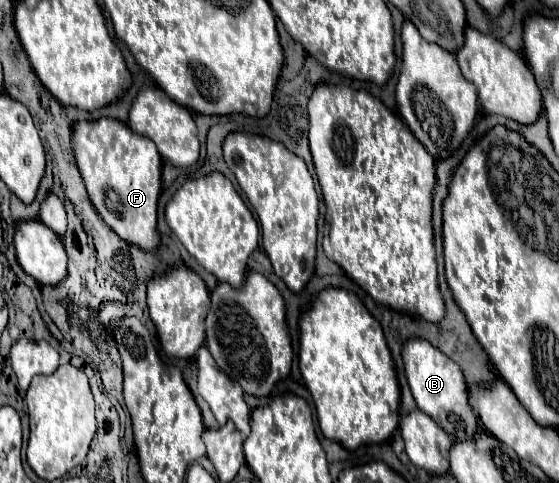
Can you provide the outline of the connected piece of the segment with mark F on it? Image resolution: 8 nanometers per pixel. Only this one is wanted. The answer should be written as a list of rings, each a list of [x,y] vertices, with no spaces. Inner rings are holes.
[[[101,117],[99,121],[79,121],[73,129],[73,151],[77,159],[77,167],[83,175],[89,199],[101,219],[127,243],[141,247],[143,251],[153,251],[159,245],[159,231],[157,231],[157,199],[161,193],[161,155],[155,151],[155,143],[151,139],[143,139],[135,135],[125,123]]]

